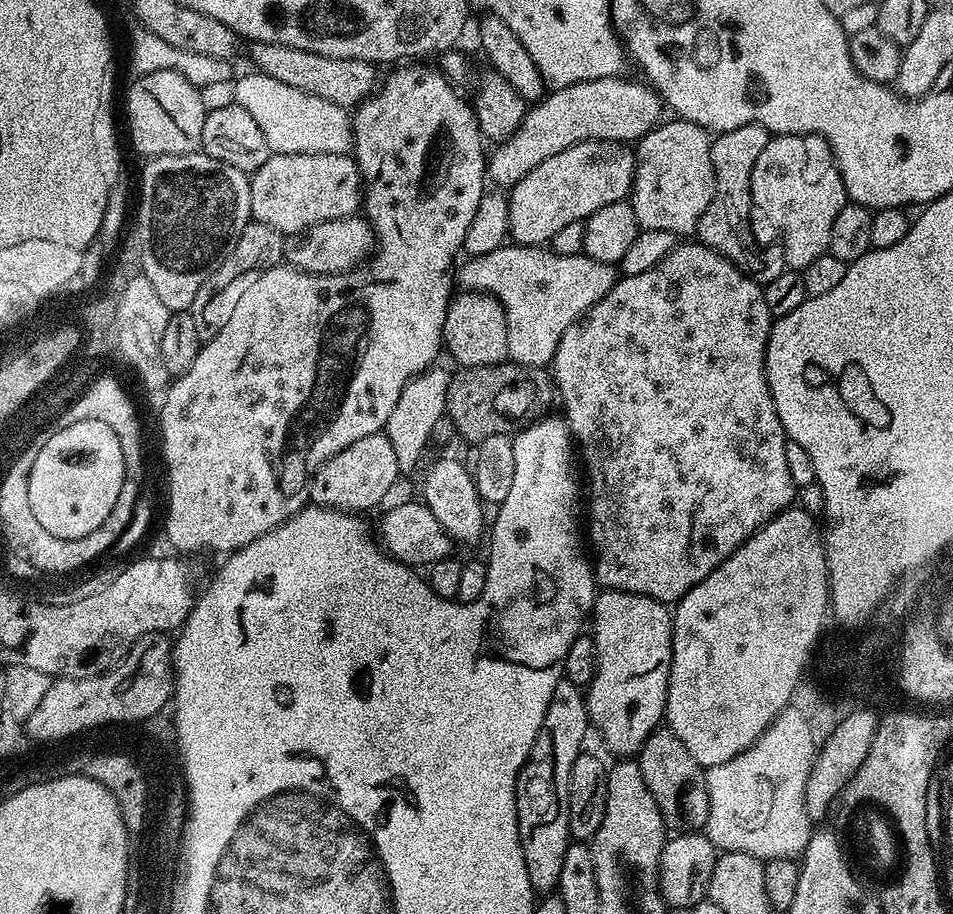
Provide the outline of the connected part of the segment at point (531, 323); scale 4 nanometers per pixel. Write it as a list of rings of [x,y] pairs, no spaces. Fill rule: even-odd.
[[[515,242],[465,261],[459,265],[460,272],[458,268],[459,287],[470,292],[486,292],[499,301],[508,315],[508,355],[528,368],[551,365],[562,334],[589,312],[618,279],[613,265],[594,262],[589,256],[567,256],[553,252],[548,246]]]

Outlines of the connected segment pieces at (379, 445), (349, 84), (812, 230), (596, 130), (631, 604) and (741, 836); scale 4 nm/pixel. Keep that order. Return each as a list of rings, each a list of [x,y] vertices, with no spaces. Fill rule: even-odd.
[[[384,432],[366,434],[366,438],[358,438],[358,442],[350,442],[344,450],[338,450],[334,458],[330,458],[308,481],[308,498],[316,506],[343,506],[348,510],[364,510],[360,508],[376,508],[392,492],[396,479],[401,479],[398,457],[394,454],[394,446]]]
[[[259,42],[253,43],[252,47],[252,60],[259,71],[264,72],[270,78],[278,78],[278,82],[286,82],[286,86],[294,86],[294,90],[302,90],[306,94],[314,94],[318,98],[326,98],[326,102],[334,102],[334,106],[343,108],[345,110],[355,109],[357,104],[361,104],[363,100],[367,100],[378,87],[378,76],[376,80],[376,71],[378,71],[377,65],[370,60],[355,60],[354,58],[330,58],[329,56],[323,56],[322,54],[314,54],[310,50],[298,50],[294,46],[282,46],[281,44],[261,44]]]
[[[773,135],[754,162],[750,190],[759,215],[777,224],[784,235],[784,260],[789,269],[803,270],[828,252],[830,230],[834,230],[834,218],[848,200],[848,192],[830,146],[820,136]]]
[[[607,76],[590,82],[578,82],[565,88],[549,91],[539,102],[533,103],[525,111],[524,118],[518,130],[510,138],[499,141],[496,148],[491,149],[487,157],[487,179],[492,180],[497,189],[511,190],[515,184],[522,182],[534,166],[546,162],[546,158],[554,158],[554,154],[562,154],[562,150],[570,150],[570,146],[580,144],[584,140],[618,140],[621,142],[636,142],[645,136],[651,128],[661,123],[660,108],[662,101],[660,93],[647,83],[635,84],[632,80],[624,80],[620,76]]]
[[[604,590],[596,597],[596,605],[592,607],[592,615],[590,617],[590,639],[594,645],[594,664],[595,668],[592,679],[586,688],[586,699],[588,702],[588,718],[589,721],[600,731],[600,736],[604,739],[604,744],[612,752],[617,752],[617,757],[632,758],[640,751],[640,747],[646,742],[646,738],[651,732],[655,732],[661,727],[662,721],[665,719],[668,711],[668,679],[670,678],[670,666],[672,665],[672,612],[660,601],[643,596],[642,594],[634,594],[633,592],[618,592],[615,590]]]
[[[785,708],[774,718],[767,730],[745,752],[740,752],[730,762],[707,769],[708,829],[706,835],[717,850],[745,852],[755,860],[790,860],[803,857],[814,831],[814,821],[808,817],[804,795],[810,778],[812,762],[818,745],[812,739],[800,711],[787,712]]]

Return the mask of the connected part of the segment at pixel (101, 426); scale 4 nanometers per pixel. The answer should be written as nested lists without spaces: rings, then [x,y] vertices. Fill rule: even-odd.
[[[93,418],[56,432],[54,439],[38,450],[30,471],[30,510],[34,510],[34,518],[38,518],[50,534],[67,540],[77,540],[90,534],[90,530],[98,530],[98,526],[110,518],[110,510],[116,508],[118,490],[124,488],[124,461],[126,455],[118,442],[118,434],[114,434],[106,422]]]

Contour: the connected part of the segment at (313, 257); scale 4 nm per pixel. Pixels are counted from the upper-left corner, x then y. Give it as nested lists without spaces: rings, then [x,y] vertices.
[[[360,214],[310,226],[304,232],[289,235],[284,242],[284,260],[298,271],[310,272],[314,276],[351,272],[356,265],[363,264],[373,251],[372,225]]]

